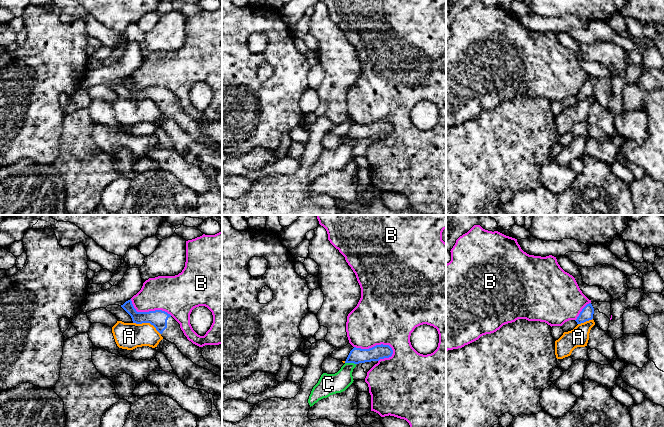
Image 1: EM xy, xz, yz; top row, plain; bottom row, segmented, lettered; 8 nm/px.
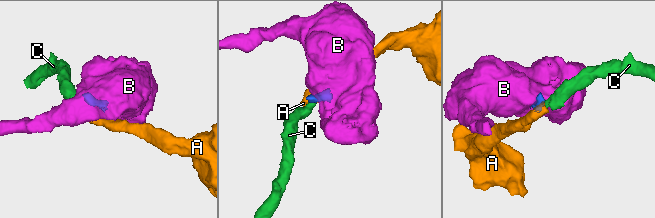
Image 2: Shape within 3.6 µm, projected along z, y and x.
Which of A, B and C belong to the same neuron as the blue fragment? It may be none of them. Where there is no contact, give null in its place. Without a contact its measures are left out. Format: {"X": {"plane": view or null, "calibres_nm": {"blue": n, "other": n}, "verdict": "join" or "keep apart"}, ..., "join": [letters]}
{"A": {"plane": "xy", "calibres_nm": {"blue": 140, "other": 220}, "verdict": "keep apart"}, "B": {"plane": "xz", "calibres_nm": {"blue": 130, "other": 440}, "verdict": "keep apart"}, "C": {"plane": "xz", "calibres_nm": {"blue": 130, "other": 170}, "verdict": "keep apart"}, "join": []}

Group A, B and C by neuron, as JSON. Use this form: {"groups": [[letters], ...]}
{"groups": [["A", "C"], ["B"]]}

